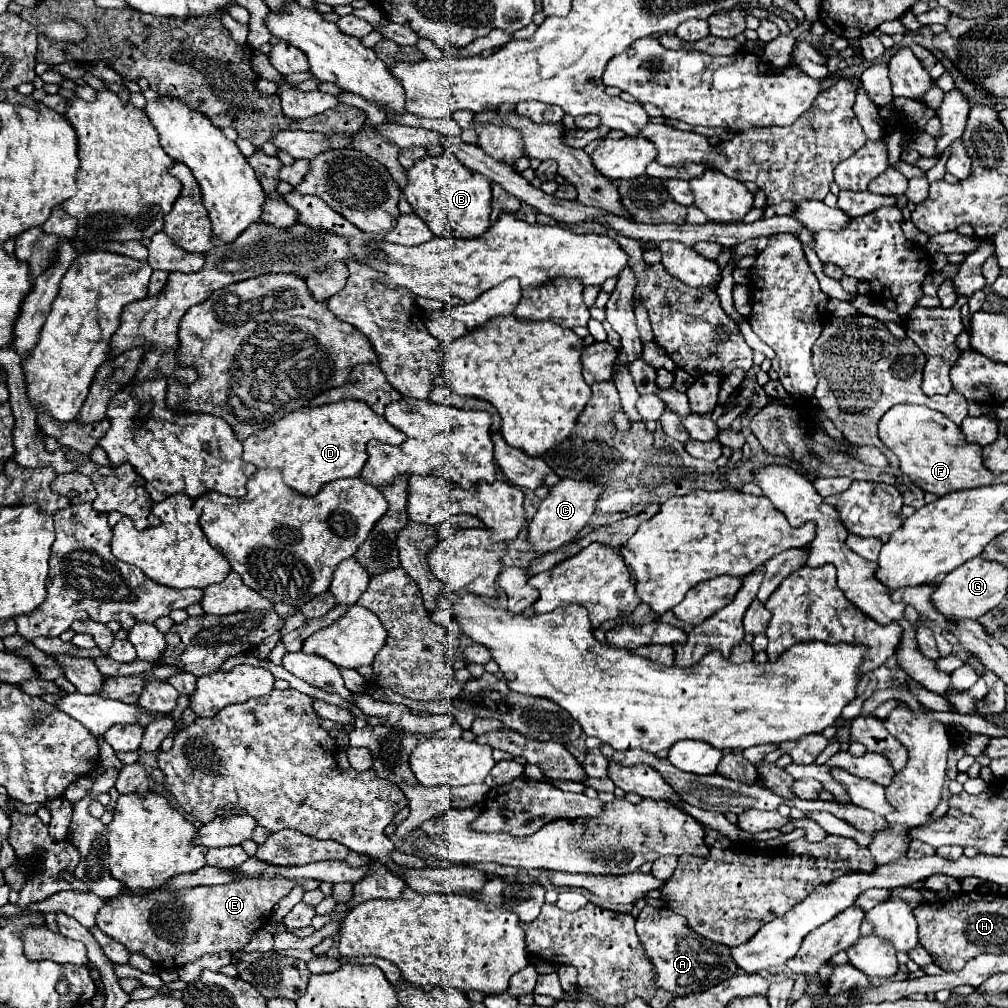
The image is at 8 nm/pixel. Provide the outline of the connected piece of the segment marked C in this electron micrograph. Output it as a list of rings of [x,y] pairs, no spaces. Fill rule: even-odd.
[[[570,477],[560,479],[556,485],[550,487],[548,497],[540,503],[536,515],[530,523],[530,529],[528,529],[530,543],[542,551],[558,549],[558,547],[570,543],[578,535],[578,531],[588,523],[588,519],[592,517],[602,493],[604,493],[604,487],[592,485],[592,481],[572,481]]]

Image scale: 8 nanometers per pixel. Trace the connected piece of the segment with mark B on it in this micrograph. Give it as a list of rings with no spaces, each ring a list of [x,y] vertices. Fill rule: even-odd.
[[[450,151],[440,155],[426,155],[412,169],[406,171],[406,187],[402,189],[414,213],[420,215],[430,231],[440,237],[472,239],[480,237],[490,227],[490,199],[492,181],[480,173],[466,169]]]

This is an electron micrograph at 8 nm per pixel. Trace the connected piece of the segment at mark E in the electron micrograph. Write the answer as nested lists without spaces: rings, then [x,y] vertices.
[[[244,879],[182,891],[152,891],[144,893],[144,897],[122,895],[108,901],[96,913],[96,925],[108,937],[120,941],[130,953],[144,953],[160,969],[178,969],[206,953],[240,951],[268,923],[272,907],[292,887],[288,879]]]

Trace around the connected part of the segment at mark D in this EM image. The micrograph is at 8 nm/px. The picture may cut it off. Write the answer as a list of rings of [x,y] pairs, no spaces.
[[[348,399],[348,401],[336,401],[328,405],[318,405],[318,407],[302,407],[286,413],[282,419],[272,423],[270,427],[250,435],[244,441],[244,461],[254,463],[258,469],[262,467],[276,467],[282,471],[284,481],[300,491],[302,495],[316,495],[324,483],[342,479],[342,477],[356,477],[364,463],[366,463],[366,443],[370,439],[378,439],[390,445],[402,445],[406,441],[404,433],[400,433],[396,427],[392,427],[382,415],[376,415],[364,401]]]

